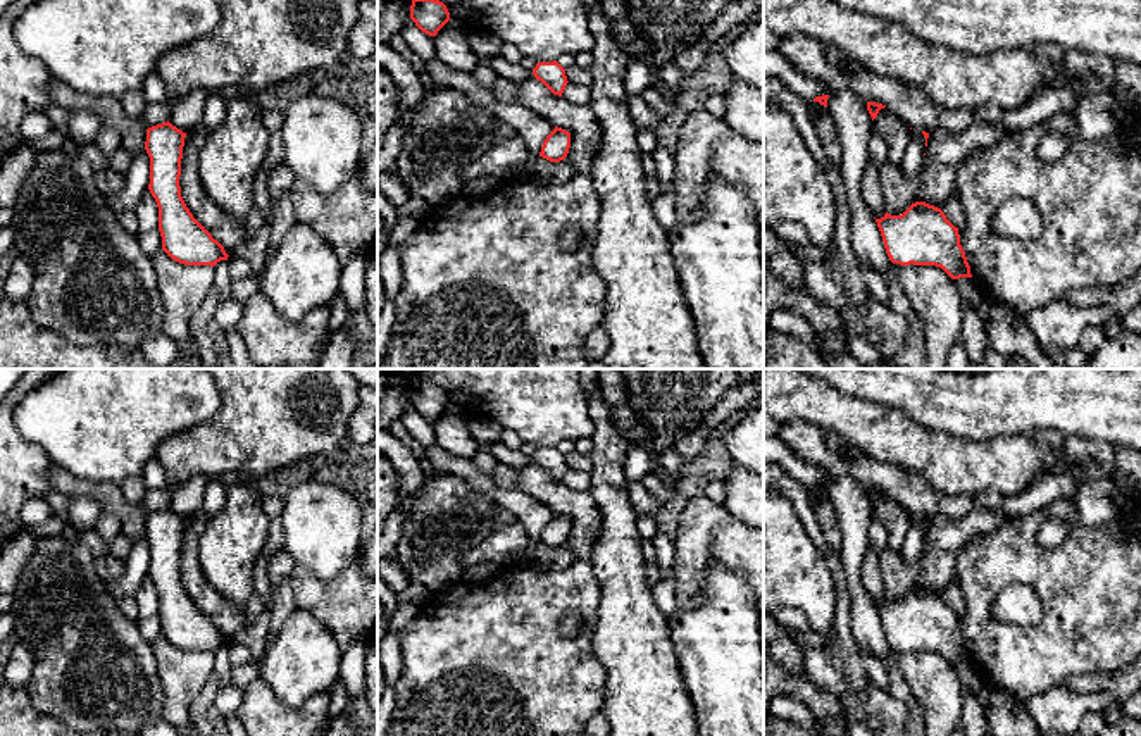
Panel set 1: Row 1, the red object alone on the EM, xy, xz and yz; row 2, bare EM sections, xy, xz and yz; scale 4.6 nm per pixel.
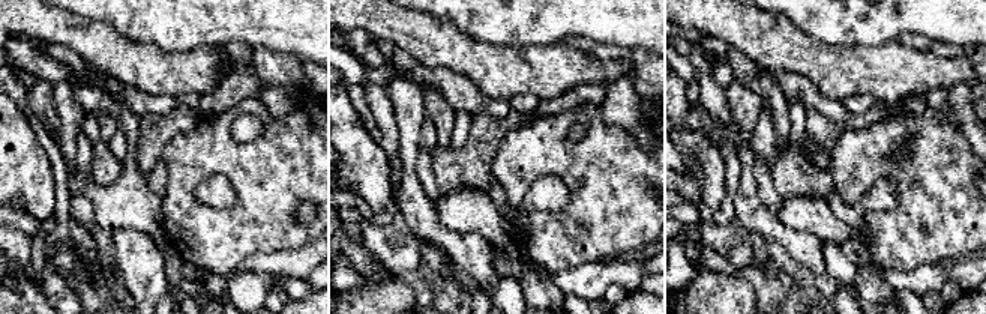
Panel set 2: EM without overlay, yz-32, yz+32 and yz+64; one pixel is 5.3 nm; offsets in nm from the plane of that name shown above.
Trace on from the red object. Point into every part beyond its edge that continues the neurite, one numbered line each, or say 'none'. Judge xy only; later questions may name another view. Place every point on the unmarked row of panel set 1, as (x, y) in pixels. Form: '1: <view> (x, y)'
none

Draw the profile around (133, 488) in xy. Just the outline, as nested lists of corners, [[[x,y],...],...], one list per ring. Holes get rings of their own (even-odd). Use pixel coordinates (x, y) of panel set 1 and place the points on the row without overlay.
[[[141,476],[128,477],[119,486],[121,486],[121,491],[122,491],[124,498],[131,505],[141,508],[143,498],[148,491],[148,488],[145,486],[143,477]]]

